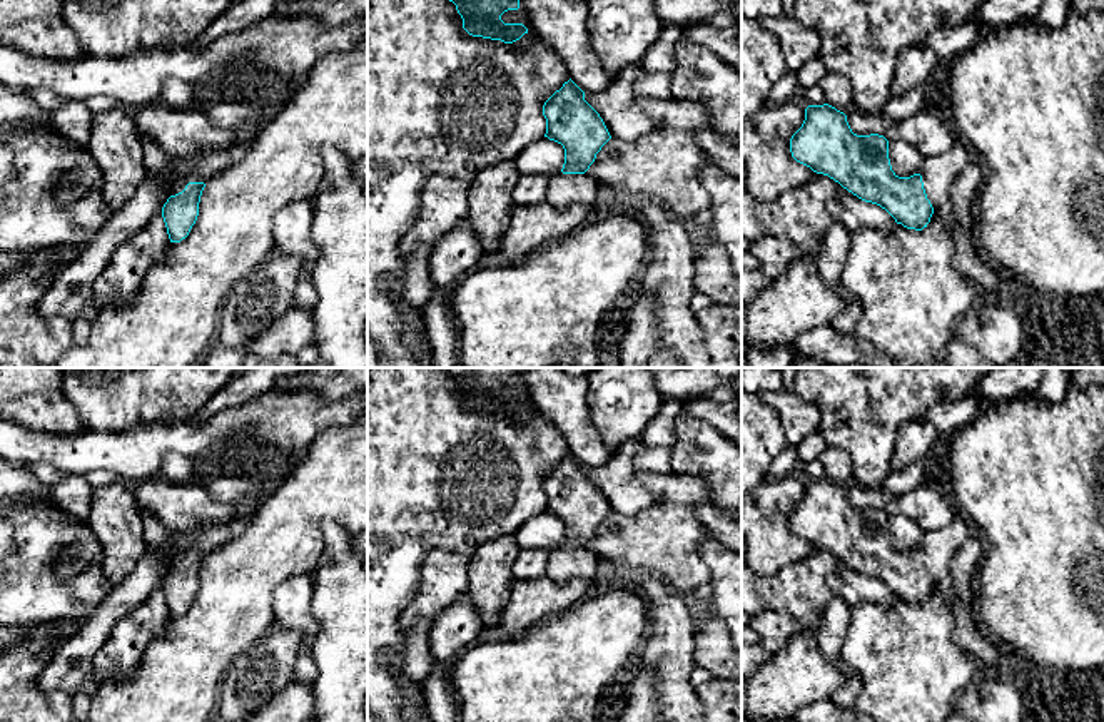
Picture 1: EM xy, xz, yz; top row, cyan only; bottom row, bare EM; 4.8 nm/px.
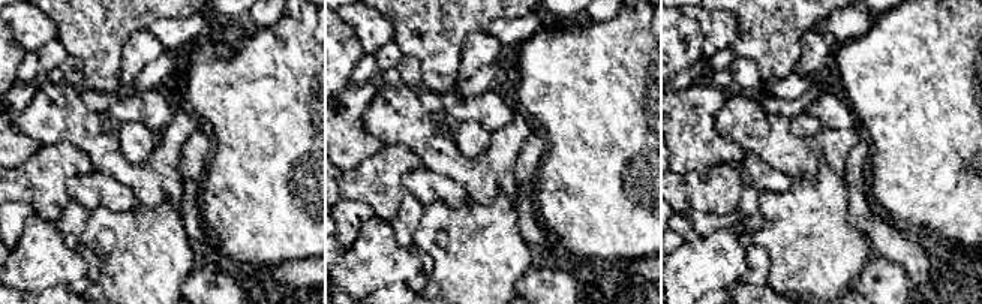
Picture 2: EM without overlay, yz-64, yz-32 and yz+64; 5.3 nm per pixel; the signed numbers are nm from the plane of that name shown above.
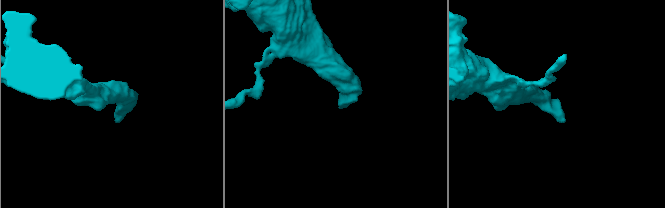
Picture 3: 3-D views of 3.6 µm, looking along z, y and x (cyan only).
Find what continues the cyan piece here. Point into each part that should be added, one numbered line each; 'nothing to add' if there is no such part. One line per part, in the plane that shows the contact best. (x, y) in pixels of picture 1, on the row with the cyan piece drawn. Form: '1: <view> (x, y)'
1: yz (939, 171)

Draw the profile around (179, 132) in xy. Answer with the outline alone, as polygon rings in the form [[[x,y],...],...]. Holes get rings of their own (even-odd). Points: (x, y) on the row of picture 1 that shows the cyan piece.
[[[164,104],[132,112],[142,139],[154,140],[169,155],[194,155],[200,150],[229,150],[235,145],[230,129],[214,124],[205,110],[175,110]]]

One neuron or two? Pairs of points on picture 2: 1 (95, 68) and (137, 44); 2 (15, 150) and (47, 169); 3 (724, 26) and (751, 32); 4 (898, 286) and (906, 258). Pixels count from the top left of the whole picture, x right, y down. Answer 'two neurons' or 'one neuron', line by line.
1: two neurons
2: two neurons
3: two neurons
4: two neurons

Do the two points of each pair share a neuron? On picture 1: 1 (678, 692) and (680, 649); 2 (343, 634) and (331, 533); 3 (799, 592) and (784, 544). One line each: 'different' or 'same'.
1: same
2: same
3: different

